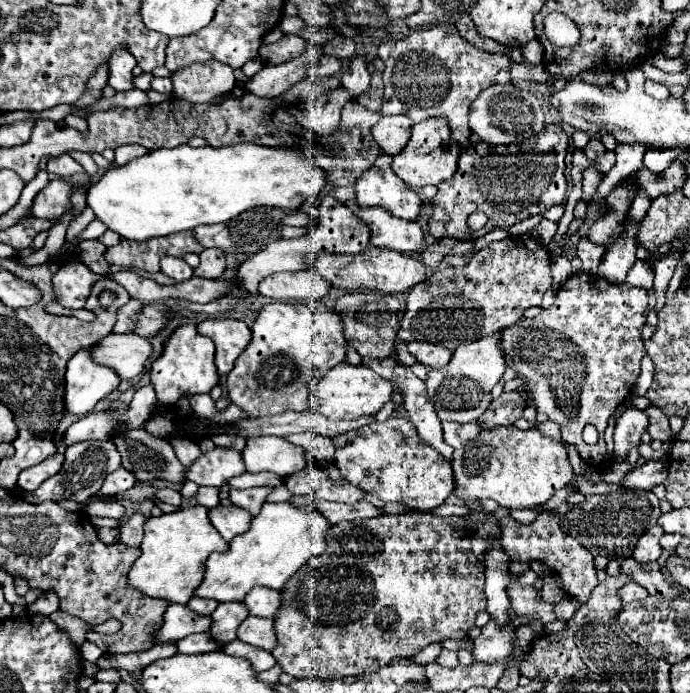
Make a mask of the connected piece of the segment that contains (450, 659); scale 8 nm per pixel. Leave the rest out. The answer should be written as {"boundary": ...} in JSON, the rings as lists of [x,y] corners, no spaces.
{"boundary":[[[443,649],[436,662],[444,667],[455,668],[459,664],[457,652]]]}

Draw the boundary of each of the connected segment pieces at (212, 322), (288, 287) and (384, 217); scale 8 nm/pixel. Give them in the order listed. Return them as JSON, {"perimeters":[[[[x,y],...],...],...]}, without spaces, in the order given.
{"perimeters":[[[[207,319],[197,325],[197,331],[215,343],[215,365],[219,375],[227,375],[233,369],[235,359],[251,341],[251,331],[237,319]]],[[[295,271],[271,275],[261,281],[259,293],[277,301],[287,303],[303,303],[303,301],[319,301],[331,289],[331,283],[325,281],[317,271]]],[[[373,209],[369,213],[361,211],[359,215],[371,229],[371,245],[401,253],[419,253],[425,249],[425,233],[421,225],[405,223],[405,219],[395,219],[381,209]]]]}

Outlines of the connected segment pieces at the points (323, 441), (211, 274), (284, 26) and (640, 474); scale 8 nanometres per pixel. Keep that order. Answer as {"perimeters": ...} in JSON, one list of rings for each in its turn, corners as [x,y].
{"perimeters":[[[[301,433],[301,435],[287,435],[285,439],[295,443],[295,445],[305,447],[313,463],[323,465],[323,467],[333,463],[335,445],[331,443],[329,437],[321,437],[321,435],[313,435],[313,433]]],[[[205,249],[201,255],[201,263],[199,267],[195,269],[195,275],[197,277],[203,277],[203,279],[219,279],[225,271],[225,255],[217,249]]],[[[285,15],[285,17],[281,19],[281,23],[279,23],[279,29],[281,29],[283,33],[299,33],[299,31],[305,29],[305,27],[307,27],[307,23],[305,23],[299,15],[295,15],[295,17]]],[[[647,461],[641,467],[635,467],[629,475],[625,475],[621,485],[629,489],[653,489],[655,485],[663,483],[667,475],[669,467],[665,461]]]]}

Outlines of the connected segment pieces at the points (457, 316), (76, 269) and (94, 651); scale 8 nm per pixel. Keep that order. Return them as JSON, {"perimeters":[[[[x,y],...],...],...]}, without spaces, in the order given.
{"perimeters":[[[[527,235],[507,237],[475,251],[467,265],[439,269],[425,283],[413,287],[399,321],[399,339],[403,343],[437,343],[455,351],[461,343],[477,341],[515,325],[521,319],[517,315],[535,307],[549,287],[551,259],[547,247]]],[[[81,259],[65,261],[53,275],[57,303],[67,309],[83,309],[93,283],[97,283],[97,275]]],[[[85,641],[85,643],[81,645],[81,655],[83,655],[87,661],[95,663],[95,661],[97,661],[97,659],[103,655],[103,651],[101,651],[97,645],[93,645],[93,643]]]]}

